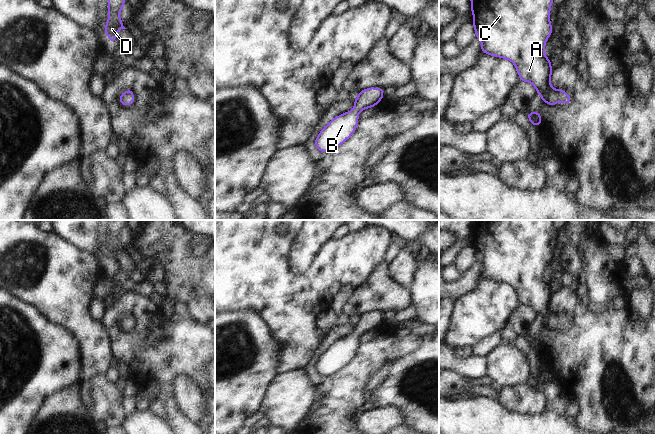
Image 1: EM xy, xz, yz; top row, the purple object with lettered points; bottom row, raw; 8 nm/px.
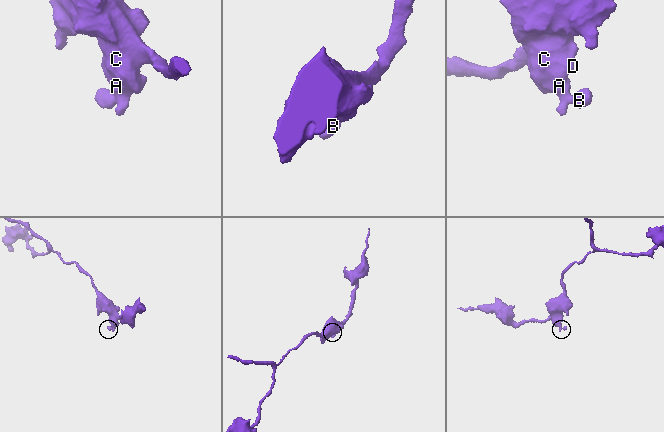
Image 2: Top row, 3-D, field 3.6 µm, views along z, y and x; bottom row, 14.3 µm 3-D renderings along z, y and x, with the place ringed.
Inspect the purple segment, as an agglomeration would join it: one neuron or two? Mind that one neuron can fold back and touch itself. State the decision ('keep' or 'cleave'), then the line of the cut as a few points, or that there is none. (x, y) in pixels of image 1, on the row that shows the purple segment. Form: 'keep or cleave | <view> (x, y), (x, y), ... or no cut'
keep | no cut

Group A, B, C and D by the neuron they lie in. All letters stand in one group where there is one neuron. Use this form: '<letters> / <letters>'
A B C D

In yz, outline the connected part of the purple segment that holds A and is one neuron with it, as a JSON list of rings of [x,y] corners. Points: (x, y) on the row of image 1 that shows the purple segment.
[[[471,0],[472,24],[476,38],[481,40],[481,51],[494,57],[510,60],[516,67],[520,81],[530,82],[543,103],[565,104],[571,97],[562,89],[551,86],[551,59],[545,56],[545,45],[551,36],[550,9],[553,0]]]

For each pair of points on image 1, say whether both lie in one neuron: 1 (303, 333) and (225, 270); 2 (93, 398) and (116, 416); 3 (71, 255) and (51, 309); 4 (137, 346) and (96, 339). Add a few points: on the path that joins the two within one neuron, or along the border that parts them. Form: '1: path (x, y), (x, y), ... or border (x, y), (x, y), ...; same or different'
1: path (284, 315), (244, 275); same
2: path (99, 400), (110, 411); same
3: path (59, 268), (59, 296); same
4: border (100, 321), (109, 334), (111, 352), (114, 357); different

